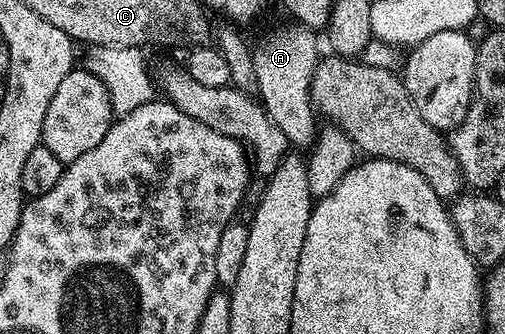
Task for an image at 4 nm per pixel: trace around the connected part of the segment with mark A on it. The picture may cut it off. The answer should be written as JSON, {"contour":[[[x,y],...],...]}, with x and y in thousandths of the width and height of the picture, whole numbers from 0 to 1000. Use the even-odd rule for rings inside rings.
{"contour":[[[574,66],[537,87],[499,147],[503,204],[507,222],[509,272],[515,308],[527,332],[535,362],[556,383],[570,422],[584,434],[600,419],[618,422],[632,386],[626,365],[626,326],[614,287],[614,263],[620,251],[622,204],[632,183],[628,162],[626,102],[614,81],[604,81],[590,66]]]}

